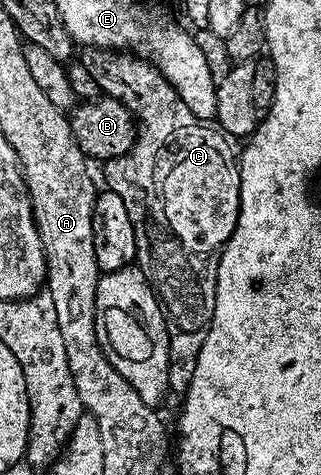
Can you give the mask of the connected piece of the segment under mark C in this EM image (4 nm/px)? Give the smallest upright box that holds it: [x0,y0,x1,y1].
[78,47,240,393]

